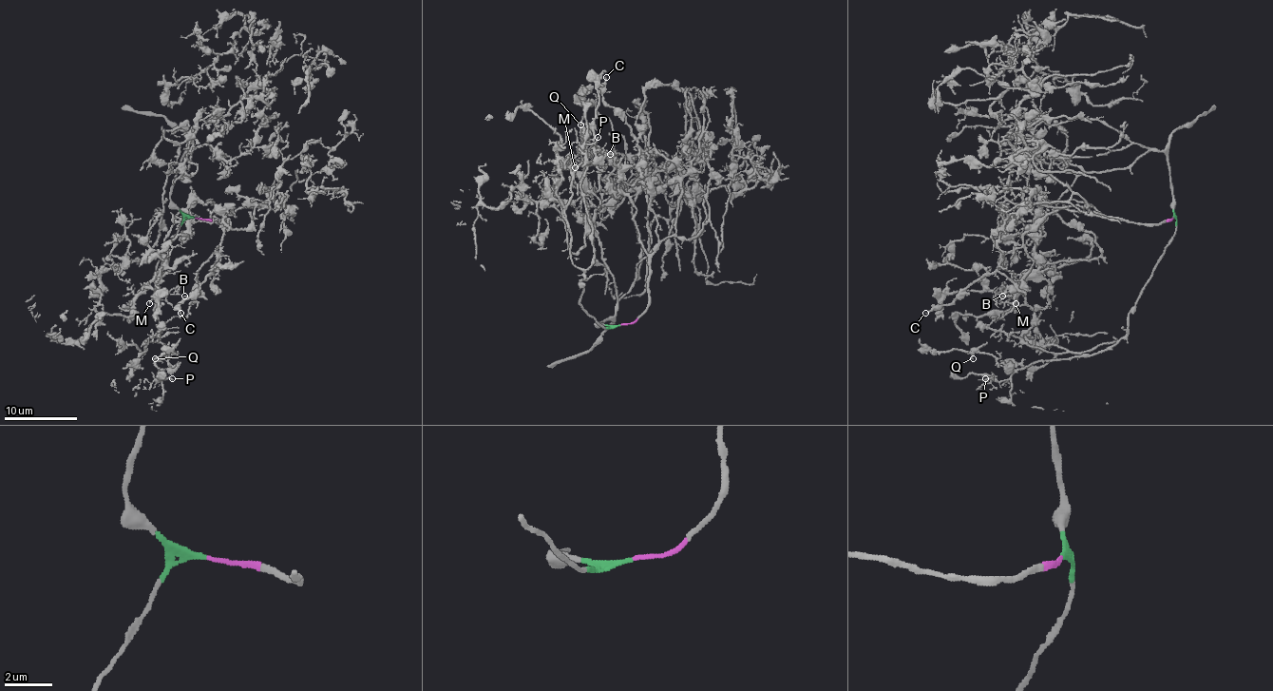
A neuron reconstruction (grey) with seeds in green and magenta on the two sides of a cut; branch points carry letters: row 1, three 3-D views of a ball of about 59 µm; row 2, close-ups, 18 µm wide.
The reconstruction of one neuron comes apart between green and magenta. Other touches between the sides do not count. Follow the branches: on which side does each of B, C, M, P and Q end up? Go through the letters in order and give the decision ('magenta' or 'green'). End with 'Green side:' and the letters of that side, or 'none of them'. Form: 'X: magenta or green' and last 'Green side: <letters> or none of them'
B: magenta
C: magenta
M: magenta
P: green
Q: green
Green side: P, Q

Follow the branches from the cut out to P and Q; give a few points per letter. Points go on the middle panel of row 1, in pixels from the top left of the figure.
P: (620, 324), (603, 328), (581, 307), (593, 226), (579, 182), (587, 168), (583, 145), (598, 137)
Q: (620, 324), (603, 328), (579, 304), (593, 241), (579, 182), (595, 153), (595, 131), (579, 124)

